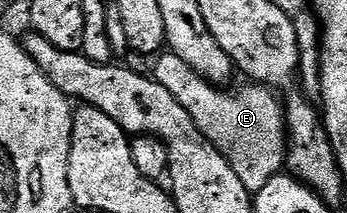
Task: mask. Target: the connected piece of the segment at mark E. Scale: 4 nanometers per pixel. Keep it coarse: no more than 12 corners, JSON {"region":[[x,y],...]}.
{"region":[[169,51],[154,78],[248,192],[285,171],[284,105],[228,92]]}

